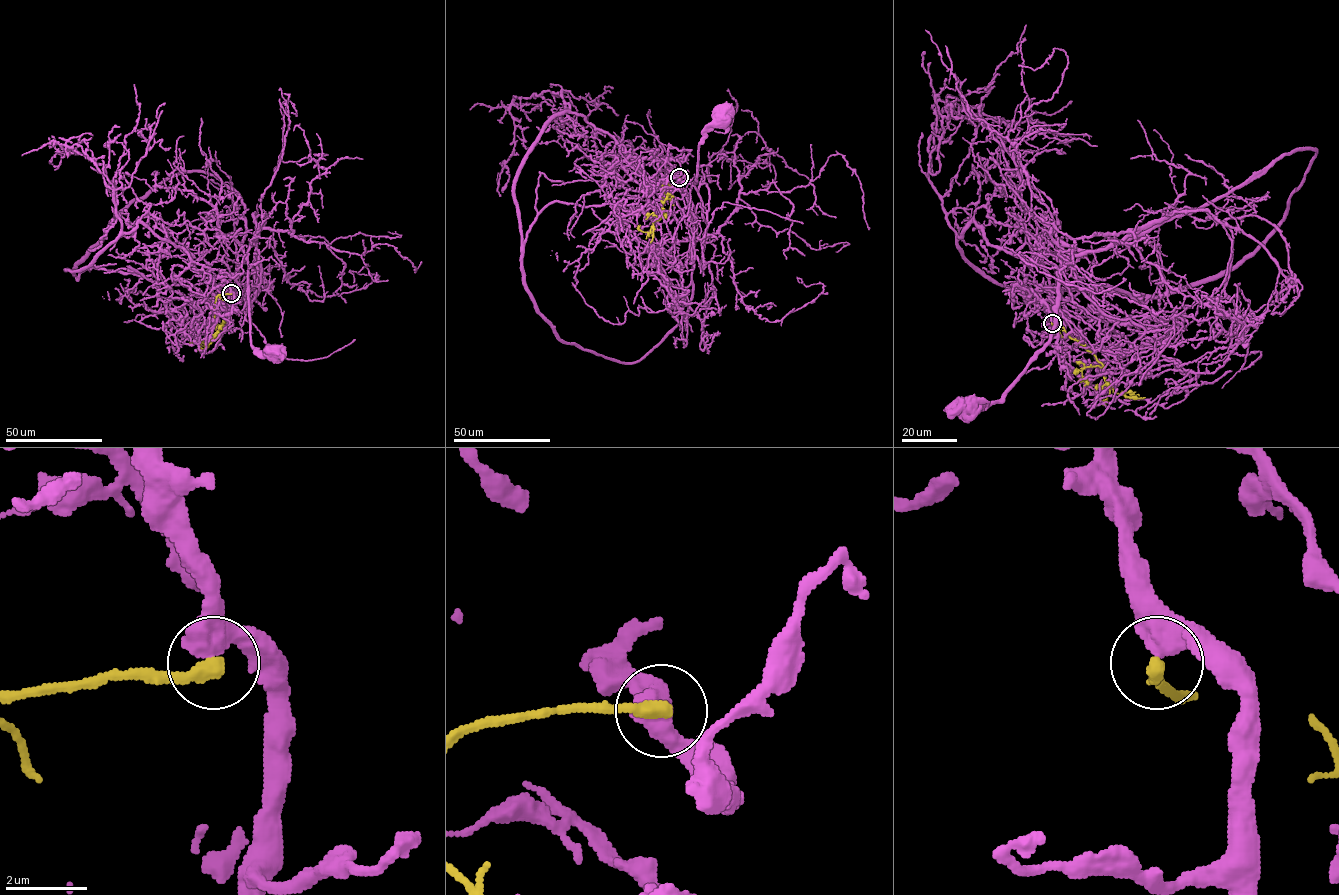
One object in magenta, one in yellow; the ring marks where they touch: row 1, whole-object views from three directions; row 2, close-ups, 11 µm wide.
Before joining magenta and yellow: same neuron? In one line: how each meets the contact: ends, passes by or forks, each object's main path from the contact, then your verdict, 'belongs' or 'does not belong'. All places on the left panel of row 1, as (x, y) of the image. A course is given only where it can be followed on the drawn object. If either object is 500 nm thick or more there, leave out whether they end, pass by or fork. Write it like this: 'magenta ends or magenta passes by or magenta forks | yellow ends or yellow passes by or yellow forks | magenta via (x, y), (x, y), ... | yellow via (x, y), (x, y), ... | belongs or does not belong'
magenta via (231, 293), (221, 276), (174, 256), (208, 251), (231, 236), (247, 261), (250, 342), (274, 354) | yellow via (231, 293), (218, 295), (214, 302), (217, 335), (209, 341), (192, 343) | does not belong

